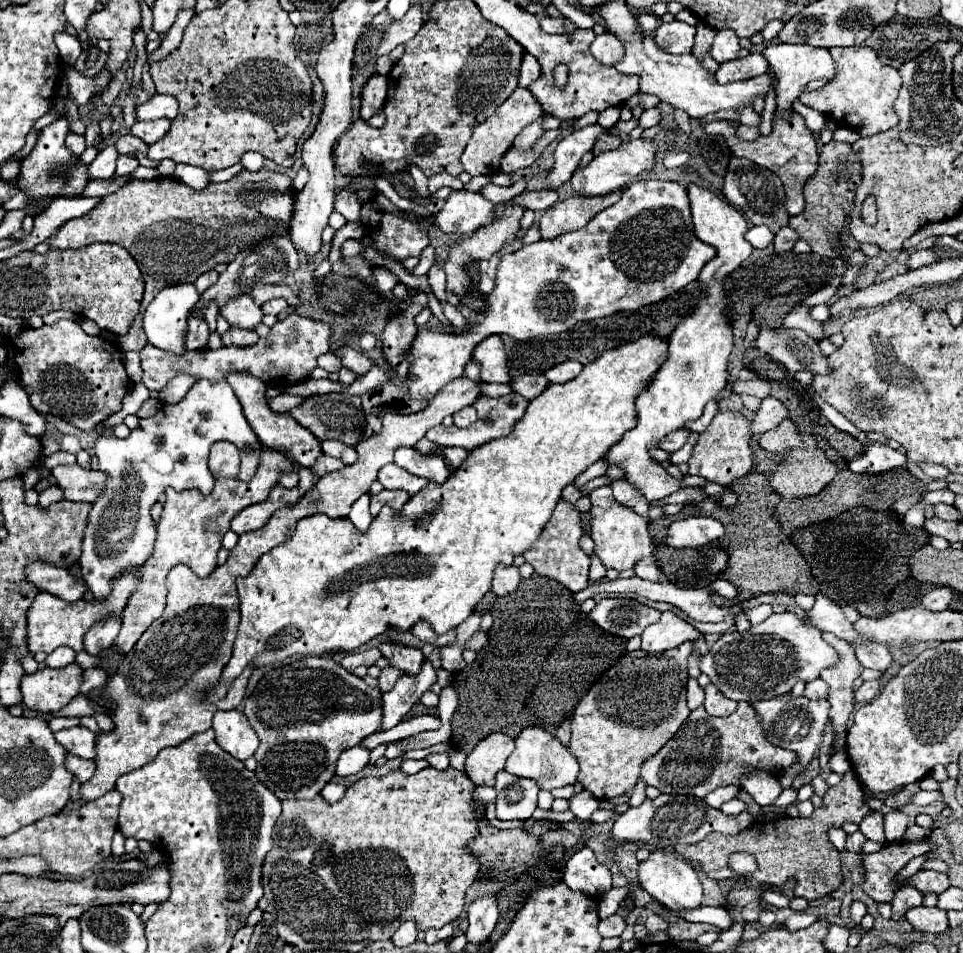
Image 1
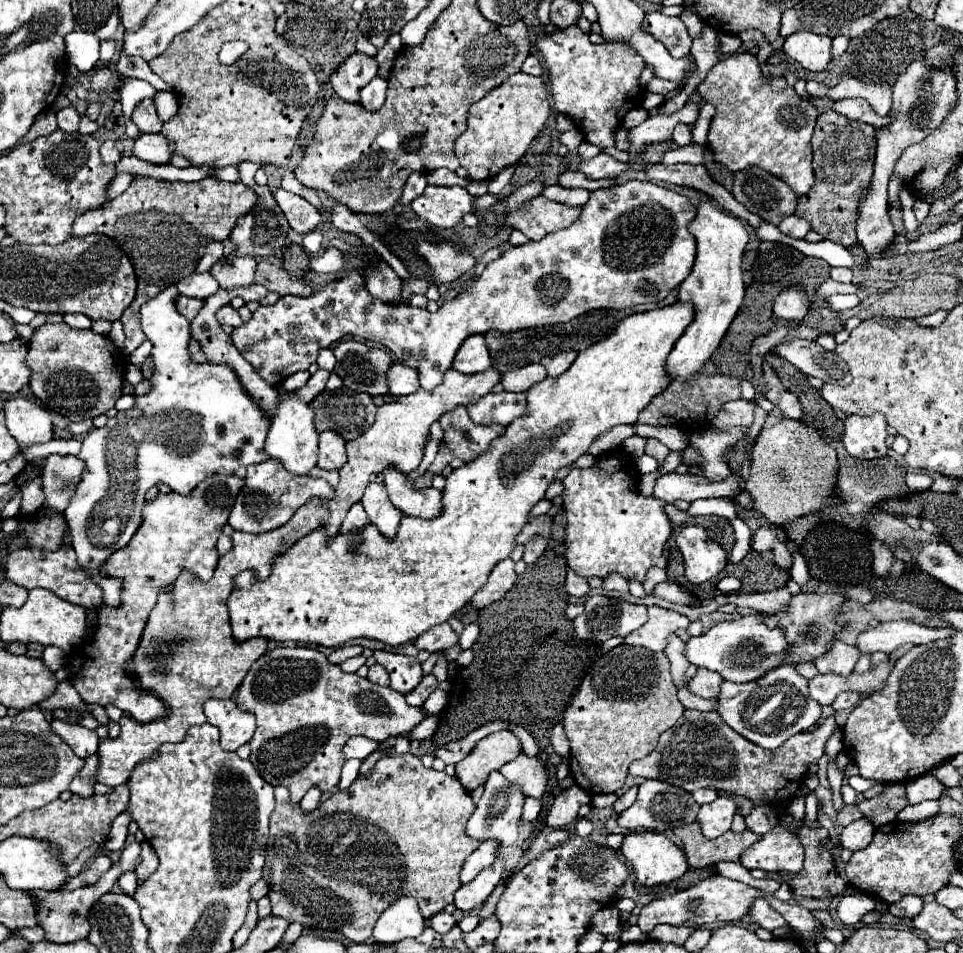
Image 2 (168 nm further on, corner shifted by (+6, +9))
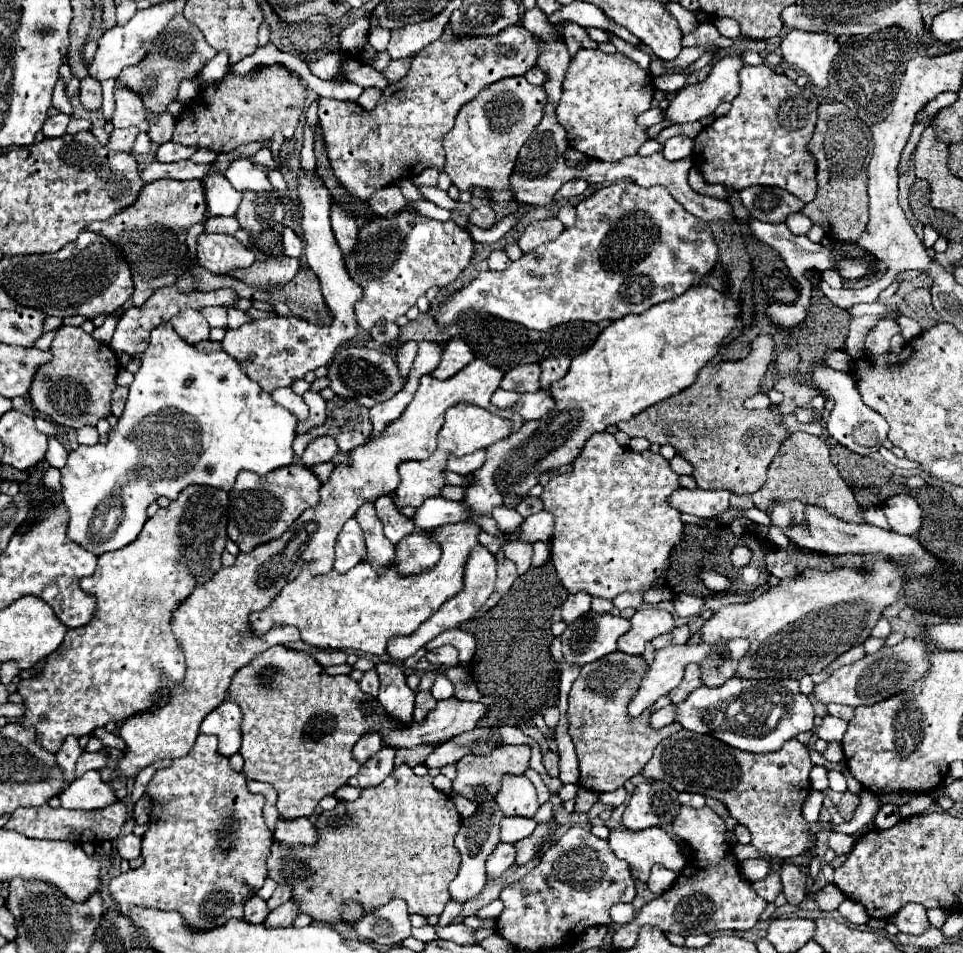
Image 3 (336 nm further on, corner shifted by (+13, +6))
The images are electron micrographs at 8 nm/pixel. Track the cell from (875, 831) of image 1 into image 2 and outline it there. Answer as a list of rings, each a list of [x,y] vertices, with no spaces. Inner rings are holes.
[[[861,818],[861,820],[855,820],[855,822],[851,822],[849,826],[843,828],[839,842],[841,842],[843,848],[855,852],[855,850],[865,848],[871,842],[873,832],[875,832],[873,824],[867,818]]]

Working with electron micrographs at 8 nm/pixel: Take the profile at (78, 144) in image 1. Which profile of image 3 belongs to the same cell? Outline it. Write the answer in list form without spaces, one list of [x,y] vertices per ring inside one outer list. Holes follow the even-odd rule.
[[[56,113],[56,115],[48,117],[46,123],[44,123],[44,127],[42,127],[44,135],[46,137],[62,137],[66,133],[66,127],[68,127],[70,119],[72,117],[66,115],[66,113]]]

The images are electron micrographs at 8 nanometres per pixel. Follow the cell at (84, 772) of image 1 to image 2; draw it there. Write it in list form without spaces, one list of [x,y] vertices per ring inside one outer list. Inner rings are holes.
[[[95,754],[89,756],[89,758],[85,758],[85,766],[83,766],[81,774],[77,774],[77,778],[73,778],[73,782],[69,786],[71,794],[77,794],[81,798],[93,796],[95,794],[93,786],[97,782],[97,778],[95,778],[97,776],[97,768],[99,768],[99,758]]]

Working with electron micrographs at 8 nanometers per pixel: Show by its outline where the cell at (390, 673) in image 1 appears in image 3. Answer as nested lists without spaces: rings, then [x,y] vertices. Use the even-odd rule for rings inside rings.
[[[370,669],[370,671],[366,671],[364,673],[364,677],[362,677],[362,681],[358,683],[360,685],[360,689],[364,691],[364,693],[370,693],[370,695],[378,695],[378,687],[380,687],[380,681],[378,681],[378,673],[376,673],[376,669]]]

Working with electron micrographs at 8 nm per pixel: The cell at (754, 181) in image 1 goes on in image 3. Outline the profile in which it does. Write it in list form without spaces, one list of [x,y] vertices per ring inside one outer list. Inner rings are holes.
[[[752,185],[742,189],[740,199],[750,215],[764,223],[782,223],[790,213],[800,211],[804,203],[780,187]]]

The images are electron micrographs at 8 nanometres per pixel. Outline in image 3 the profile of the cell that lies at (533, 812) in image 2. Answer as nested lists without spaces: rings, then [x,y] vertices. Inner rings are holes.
[[[504,817],[502,819],[502,841],[504,843],[516,843],[524,837],[528,837],[536,827],[536,821],[530,817]]]

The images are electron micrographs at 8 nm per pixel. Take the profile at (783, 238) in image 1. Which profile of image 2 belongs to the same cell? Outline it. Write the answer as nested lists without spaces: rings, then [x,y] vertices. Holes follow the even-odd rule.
[[[791,214],[789,218],[783,218],[779,224],[779,230],[791,238],[805,238],[805,234],[811,230],[811,224],[805,218],[799,218]]]

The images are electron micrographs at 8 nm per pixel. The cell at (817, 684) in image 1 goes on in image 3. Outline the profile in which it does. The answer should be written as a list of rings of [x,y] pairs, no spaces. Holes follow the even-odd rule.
[[[920,637],[902,639],[894,647],[884,647],[880,651],[876,651],[874,655],[866,655],[864,659],[860,659],[852,665],[844,665],[840,669],[836,669],[824,683],[814,687],[812,697],[826,705],[828,703],[844,703],[850,707],[874,705],[898,691],[906,691],[916,679],[920,679],[930,667],[926,663],[926,655],[930,651],[932,651],[932,647],[928,647]]]

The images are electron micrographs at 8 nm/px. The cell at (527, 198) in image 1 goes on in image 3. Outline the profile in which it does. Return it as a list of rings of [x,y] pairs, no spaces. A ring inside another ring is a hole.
[[[570,203],[560,205],[560,209],[558,209],[556,217],[564,223],[564,227],[572,227],[572,225],[574,225],[574,221],[576,221],[576,209],[574,209],[574,205],[570,205]]]

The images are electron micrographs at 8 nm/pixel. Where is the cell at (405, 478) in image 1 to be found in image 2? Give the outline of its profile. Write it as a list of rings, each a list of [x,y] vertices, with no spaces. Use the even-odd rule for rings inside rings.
[[[385,470],[385,488],[389,492],[389,498],[397,510],[401,510],[407,516],[431,520],[437,518],[443,510],[441,492],[431,490],[413,490],[413,482],[407,480],[407,476],[401,476],[397,470]]]

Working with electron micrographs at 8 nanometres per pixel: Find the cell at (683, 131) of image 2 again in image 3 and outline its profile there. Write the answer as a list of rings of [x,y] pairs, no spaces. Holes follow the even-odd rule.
[[[678,135],[678,137],[672,137],[664,143],[664,157],[670,159],[670,161],[678,161],[678,159],[684,159],[684,157],[690,157],[692,155],[692,147],[694,147],[694,141],[686,135]]]

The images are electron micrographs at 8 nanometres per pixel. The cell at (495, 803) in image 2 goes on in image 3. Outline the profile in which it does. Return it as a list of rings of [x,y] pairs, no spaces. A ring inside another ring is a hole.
[[[486,799],[478,805],[476,813],[462,819],[462,827],[460,833],[456,835],[456,849],[460,851],[460,871],[456,875],[456,879],[450,883],[450,895],[458,901],[468,901],[472,897],[476,897],[482,887],[486,885],[486,871],[484,871],[484,863],[488,859],[488,855],[498,847],[500,843],[500,821],[504,819],[504,813],[500,813],[496,799]]]

